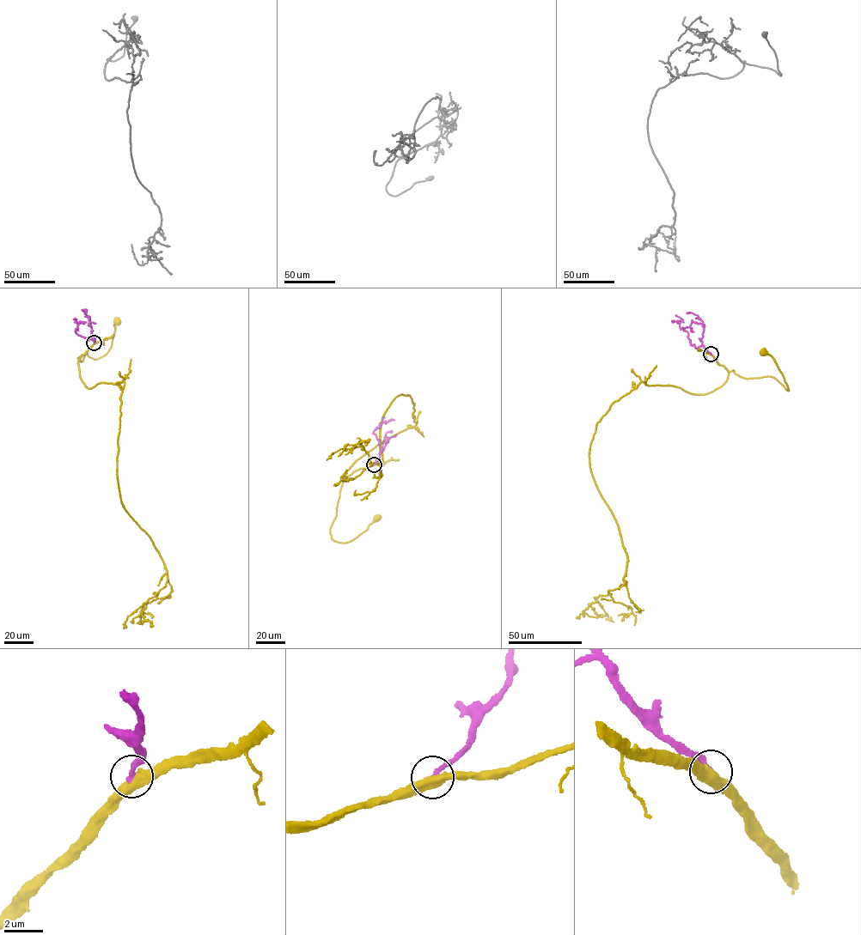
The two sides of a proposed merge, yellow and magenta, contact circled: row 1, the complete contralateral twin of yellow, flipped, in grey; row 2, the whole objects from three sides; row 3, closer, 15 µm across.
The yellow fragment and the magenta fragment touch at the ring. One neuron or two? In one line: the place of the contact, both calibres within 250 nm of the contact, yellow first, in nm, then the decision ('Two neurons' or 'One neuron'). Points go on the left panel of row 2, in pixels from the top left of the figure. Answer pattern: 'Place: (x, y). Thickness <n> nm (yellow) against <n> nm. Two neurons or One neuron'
Place: (94, 343). Thickness 480 nm (yellow) against 260 nm. Two neurons

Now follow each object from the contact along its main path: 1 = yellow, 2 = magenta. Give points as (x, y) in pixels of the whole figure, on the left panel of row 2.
1: (94, 343), (79, 360), (83, 361), (87, 351), (95, 359), (106, 353), (118, 322)
2: (94, 343), (94, 336), (94, 341), (88, 340), (76, 333), (75, 318)

